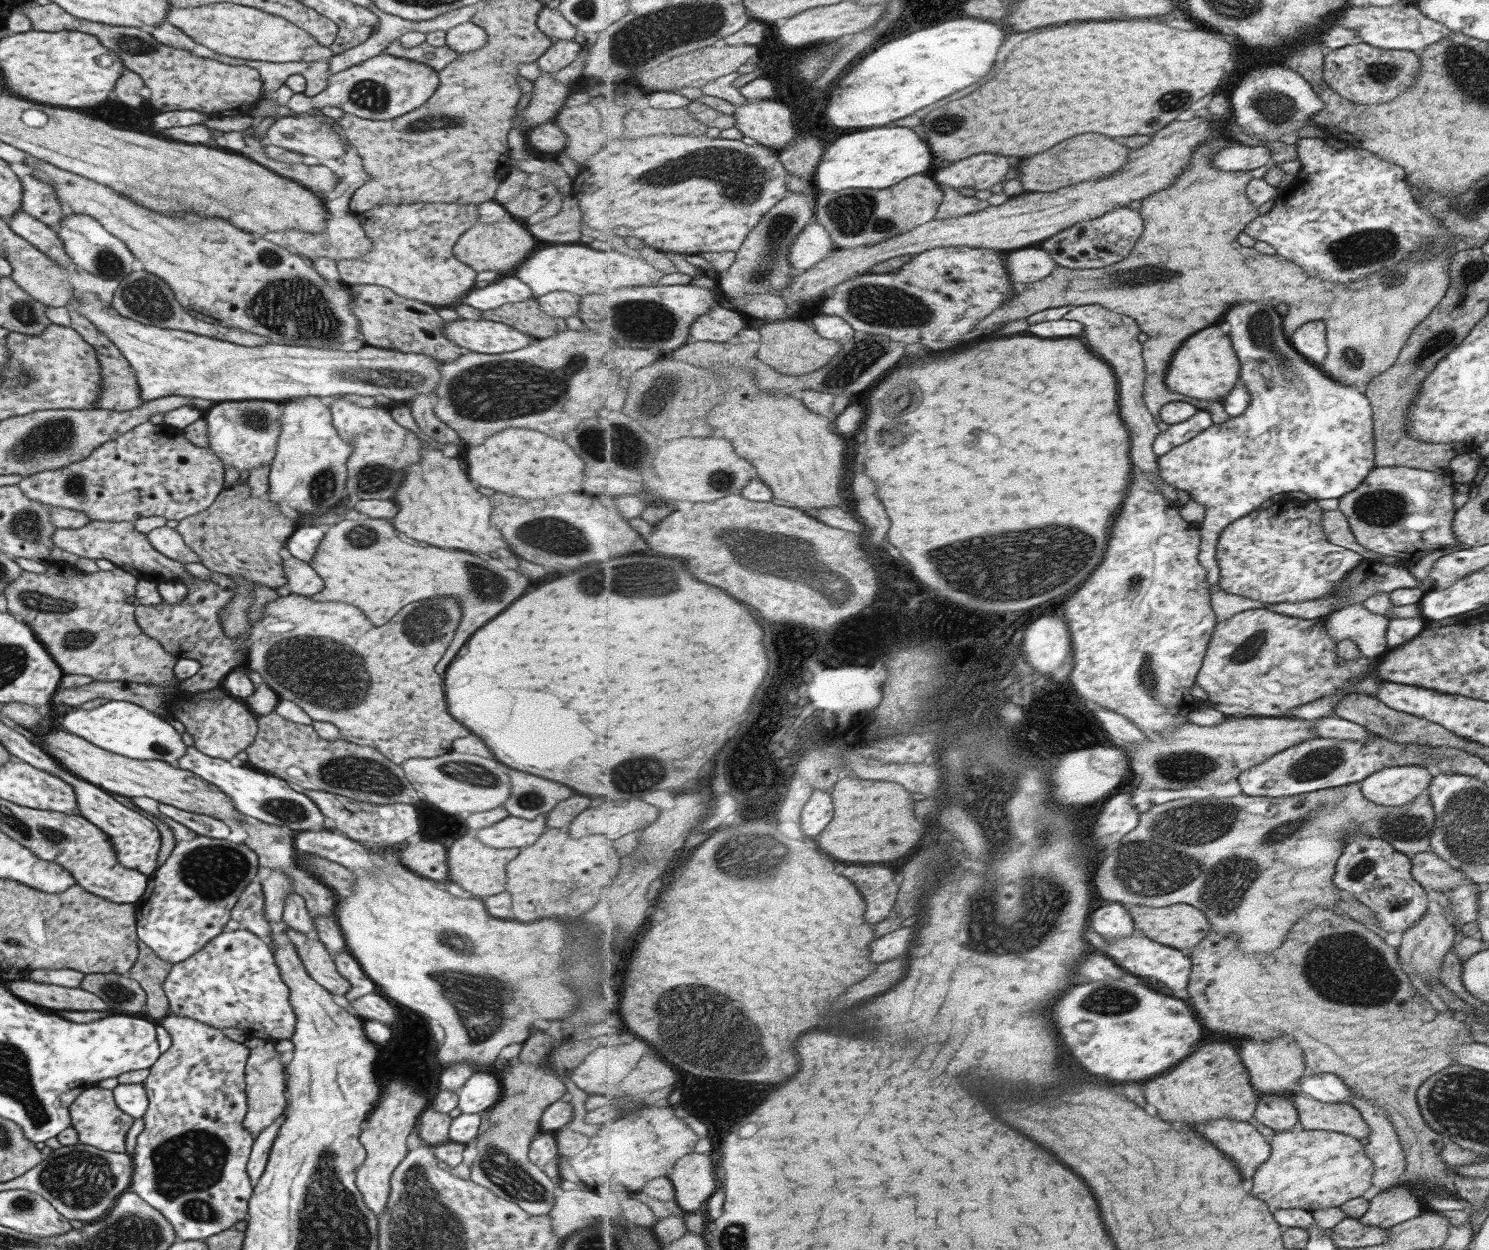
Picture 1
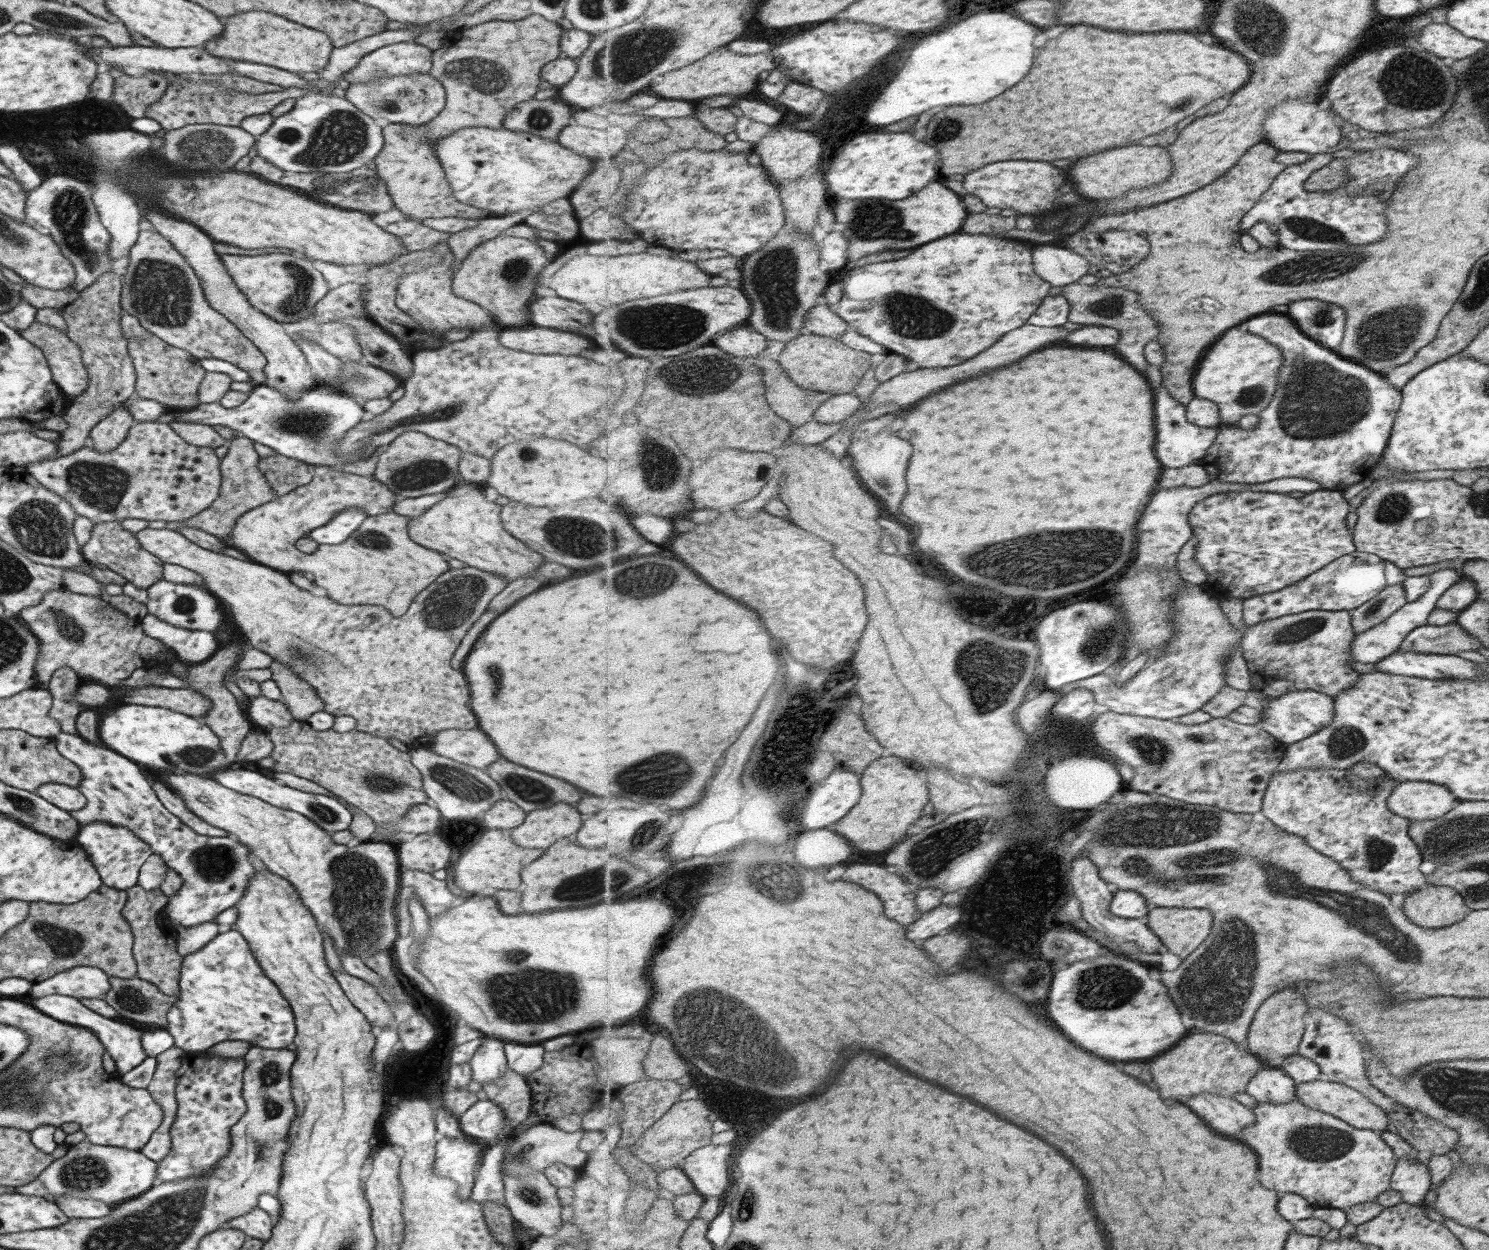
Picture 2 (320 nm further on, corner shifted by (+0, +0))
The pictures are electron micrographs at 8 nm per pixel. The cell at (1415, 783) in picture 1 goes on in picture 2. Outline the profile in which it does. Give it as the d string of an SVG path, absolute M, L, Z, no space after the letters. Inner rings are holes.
M1421 781L1395 783L1387 800L1387 808L1411 820L1433 820L1447 815L1457 798L1439 784Z

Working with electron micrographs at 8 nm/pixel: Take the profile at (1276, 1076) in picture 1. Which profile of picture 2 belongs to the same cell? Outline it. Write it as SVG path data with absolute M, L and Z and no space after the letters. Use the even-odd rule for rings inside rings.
M1285 987L1269 995L1265 1002L1261 1003L1257 1011L1255 1020L1250 1028L1250 1034L1245 1046L1251 1052L1259 1055L1261 1060L1268 1061L1273 1057L1285 1058L1287 1054L1293 1054L1299 1038L1303 1034L1303 1014L1307 1012L1306 1000L1301 998L1302 994L1298 993L1293 987Z

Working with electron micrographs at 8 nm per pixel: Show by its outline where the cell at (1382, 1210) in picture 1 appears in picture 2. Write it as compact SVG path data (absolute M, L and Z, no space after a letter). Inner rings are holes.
M1421 1158L1423 1162L1416 1161L1415 1159L1396 1159L1397 1166L1394 1167L1393 1175L1391 1176L1391 1189L1397 1191L1401 1196L1403 1204L1423 1205L1424 1197L1429 1193L1430 1171L1427 1168L1427 1158Z

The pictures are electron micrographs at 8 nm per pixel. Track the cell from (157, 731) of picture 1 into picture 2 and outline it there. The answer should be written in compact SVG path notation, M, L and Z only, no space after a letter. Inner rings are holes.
M122 704L107 712L97 722L97 736L101 745L120 756L137 763L145 769L158 771L185 771L195 774L212 774L214 770L232 765L219 750L219 739L215 734L183 713L151 705Z

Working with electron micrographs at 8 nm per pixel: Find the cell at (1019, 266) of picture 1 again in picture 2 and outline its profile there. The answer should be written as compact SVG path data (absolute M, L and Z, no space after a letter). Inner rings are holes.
M1059 246L1035 248L1035 272L1053 286L1066 287L1089 275L1089 260Z

